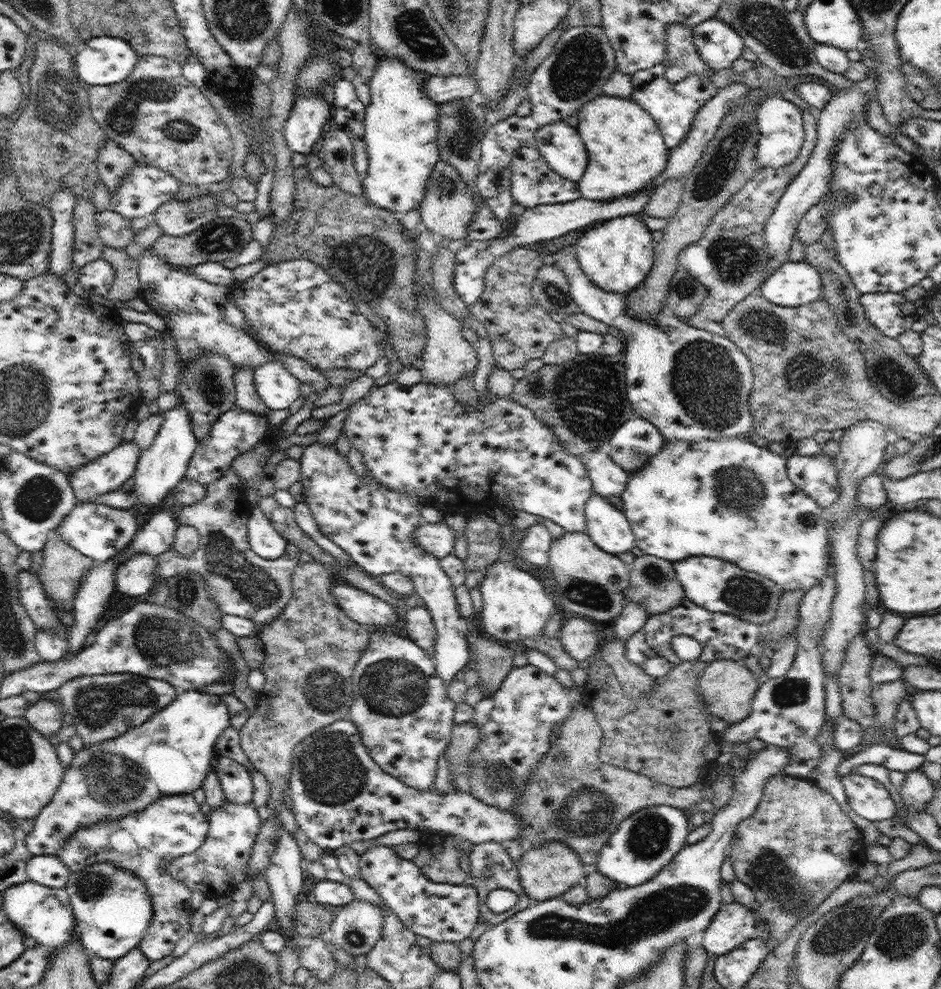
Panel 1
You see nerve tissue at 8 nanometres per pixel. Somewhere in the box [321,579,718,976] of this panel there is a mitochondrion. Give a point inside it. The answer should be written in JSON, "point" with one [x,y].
{"point":[667,907]}

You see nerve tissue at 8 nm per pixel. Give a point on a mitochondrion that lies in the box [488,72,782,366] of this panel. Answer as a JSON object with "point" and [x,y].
{"point":[712,178]}

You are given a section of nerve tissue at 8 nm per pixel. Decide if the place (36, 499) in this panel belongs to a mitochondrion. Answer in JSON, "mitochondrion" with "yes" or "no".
{"mitochondrion":"yes"}

